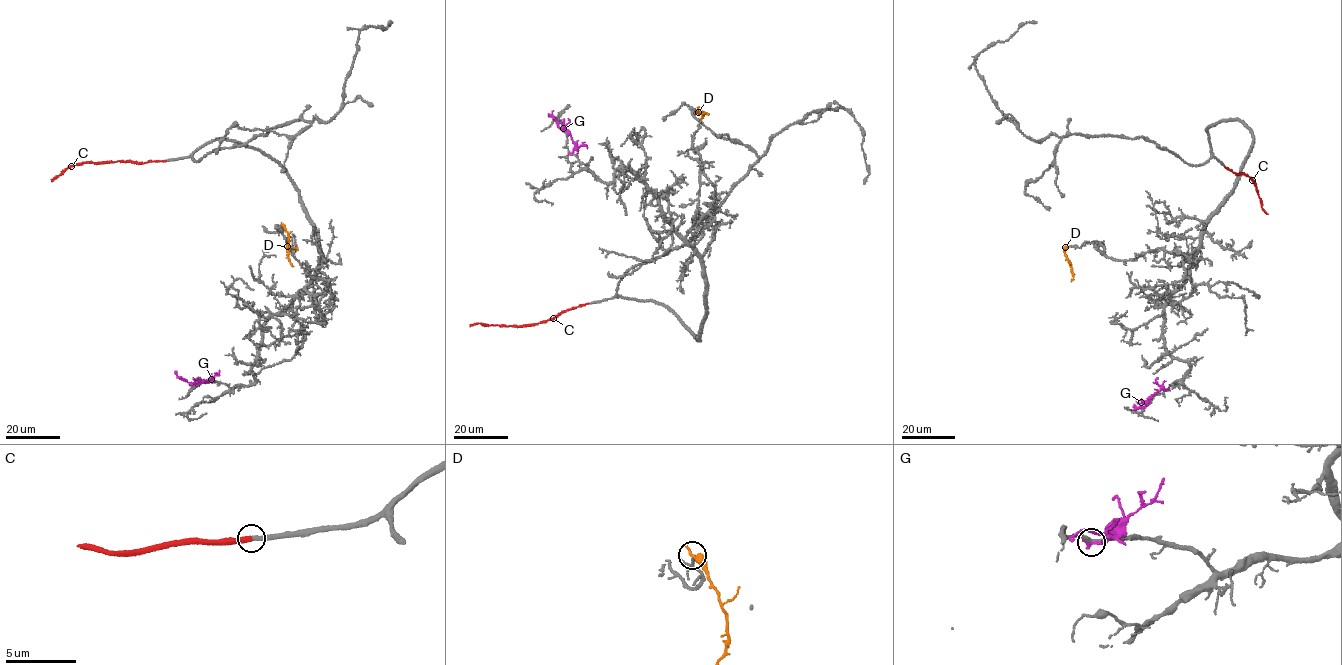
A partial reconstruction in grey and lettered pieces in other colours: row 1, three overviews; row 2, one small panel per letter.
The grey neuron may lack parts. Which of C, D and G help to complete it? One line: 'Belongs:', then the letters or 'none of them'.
Belongs: C

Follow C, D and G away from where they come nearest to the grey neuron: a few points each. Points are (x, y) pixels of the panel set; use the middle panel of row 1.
C: (588, 303), (563, 310), (542, 323), (469, 325)
D: (701, 118), (704, 112), (696, 111), (699, 106)
G: (570, 154), (575, 144), (571, 135), (550, 115)

